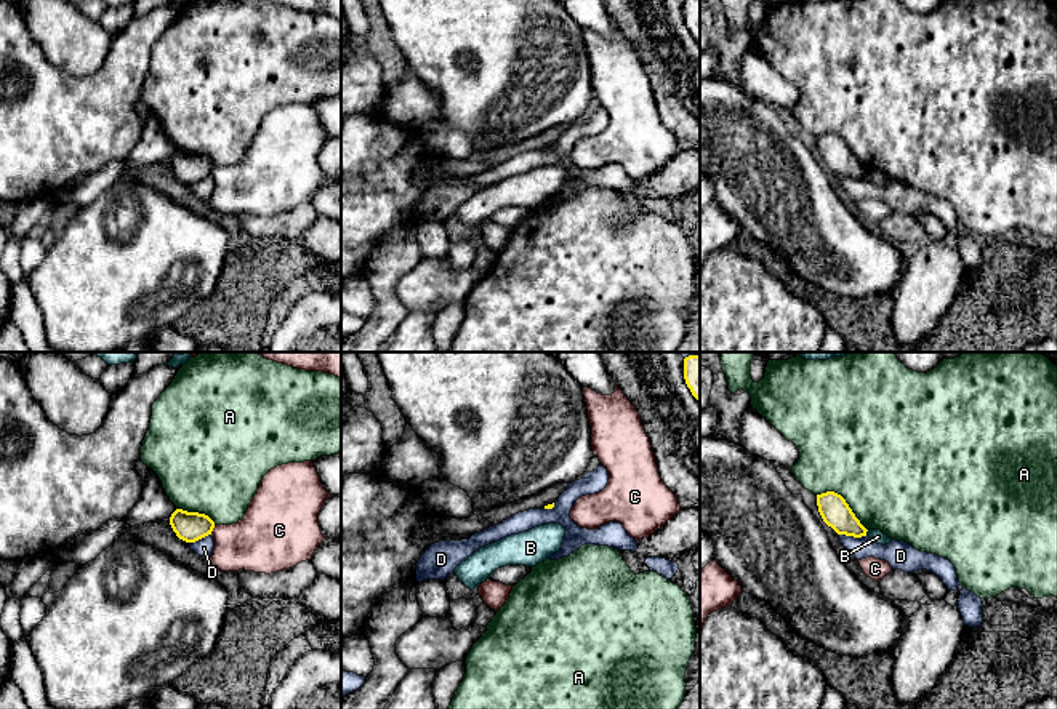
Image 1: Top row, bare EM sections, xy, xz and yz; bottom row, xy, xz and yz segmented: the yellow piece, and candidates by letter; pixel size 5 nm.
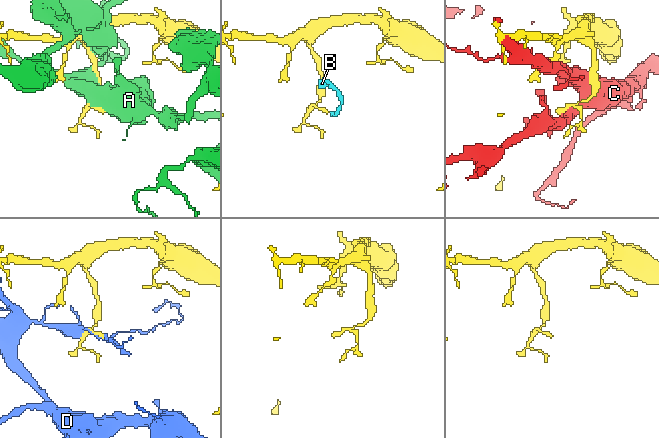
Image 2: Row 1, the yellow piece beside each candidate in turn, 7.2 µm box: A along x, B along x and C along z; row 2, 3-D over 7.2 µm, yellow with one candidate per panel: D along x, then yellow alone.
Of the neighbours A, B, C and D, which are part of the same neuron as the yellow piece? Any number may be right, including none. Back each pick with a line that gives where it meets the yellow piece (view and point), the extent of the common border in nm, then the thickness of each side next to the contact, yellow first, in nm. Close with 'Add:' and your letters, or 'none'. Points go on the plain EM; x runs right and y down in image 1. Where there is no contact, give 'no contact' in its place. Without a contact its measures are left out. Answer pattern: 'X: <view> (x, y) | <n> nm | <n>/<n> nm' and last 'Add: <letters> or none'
Add: none

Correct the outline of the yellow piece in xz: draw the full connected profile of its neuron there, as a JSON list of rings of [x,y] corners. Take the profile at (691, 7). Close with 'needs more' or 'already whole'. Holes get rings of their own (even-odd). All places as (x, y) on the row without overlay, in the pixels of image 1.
[[[684,0],[684,21],[692,37],[700,43],[700,0]]]; already whole

